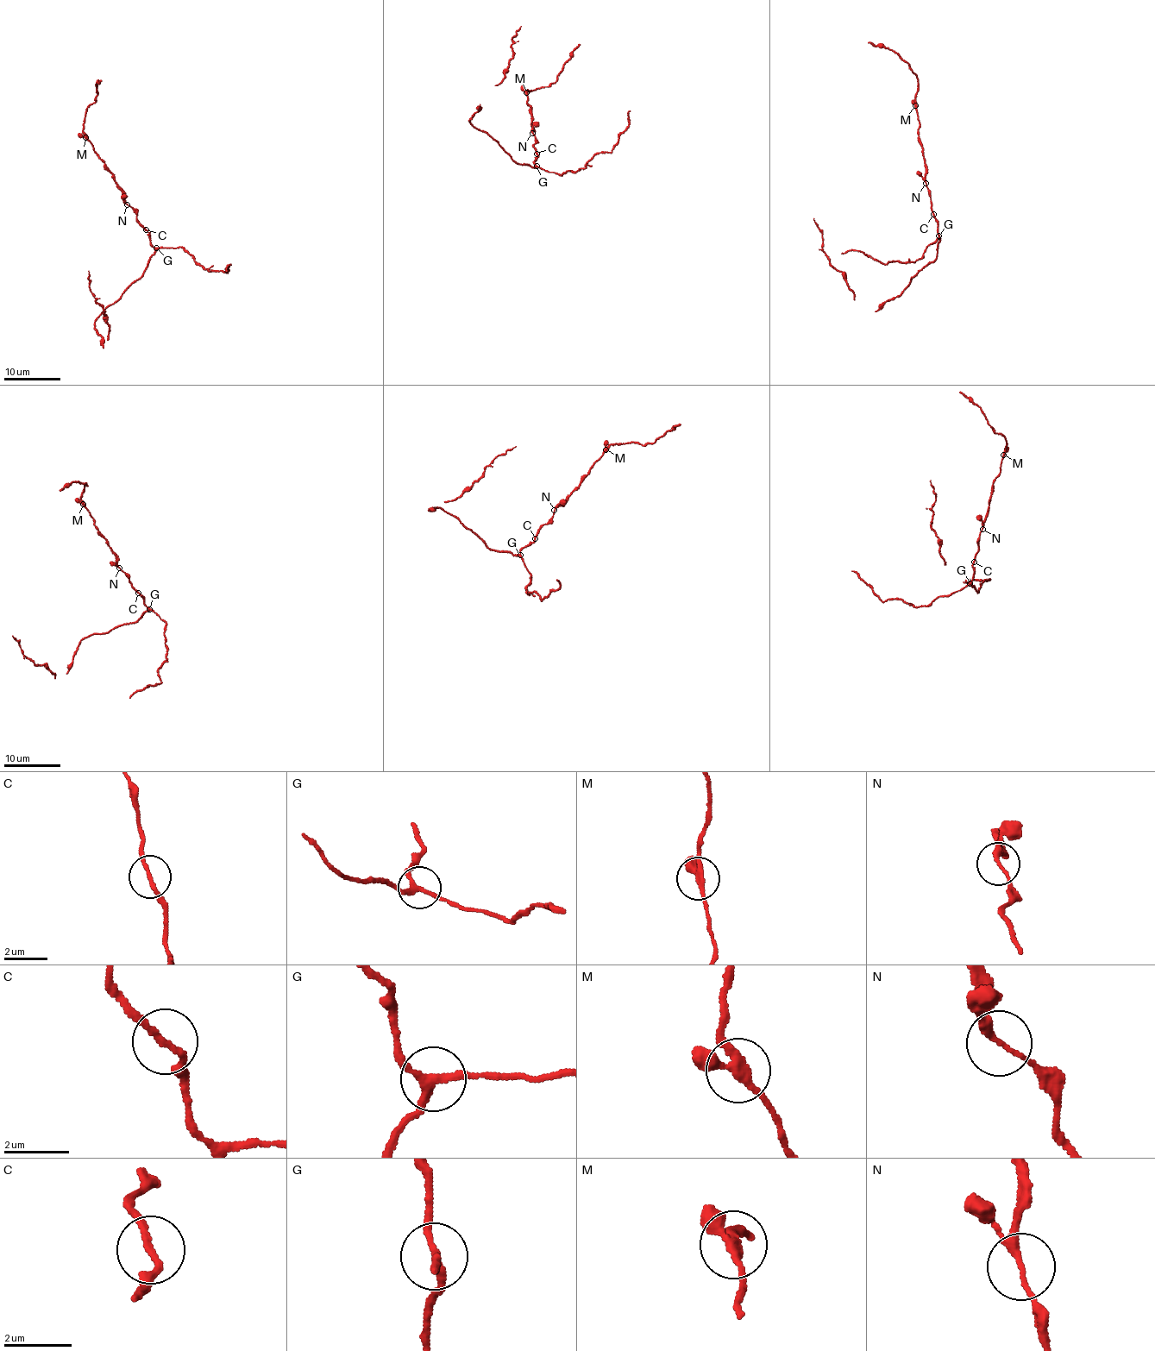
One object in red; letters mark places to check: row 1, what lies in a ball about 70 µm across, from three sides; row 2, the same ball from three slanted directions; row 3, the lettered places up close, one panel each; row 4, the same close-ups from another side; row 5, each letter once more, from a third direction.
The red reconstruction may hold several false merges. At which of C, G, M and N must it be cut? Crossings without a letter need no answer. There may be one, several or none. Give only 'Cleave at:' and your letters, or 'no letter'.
Cleave at: G

